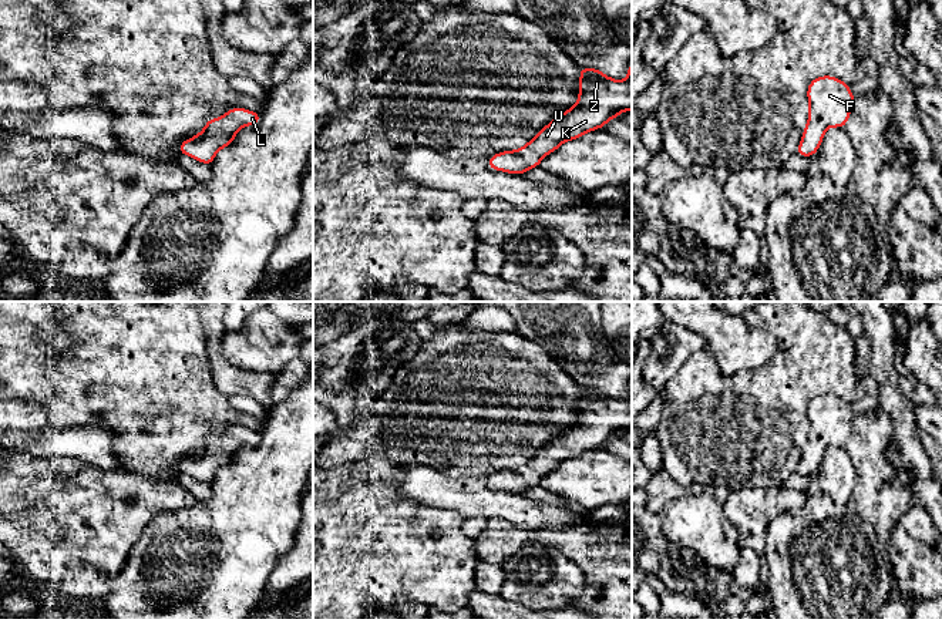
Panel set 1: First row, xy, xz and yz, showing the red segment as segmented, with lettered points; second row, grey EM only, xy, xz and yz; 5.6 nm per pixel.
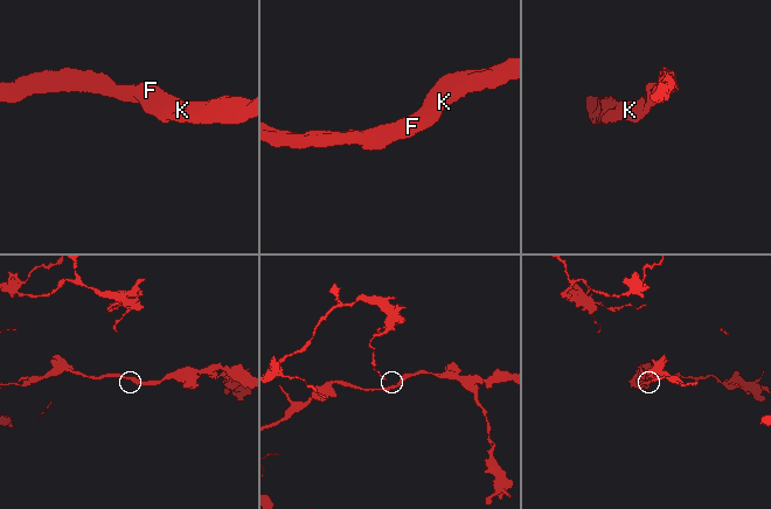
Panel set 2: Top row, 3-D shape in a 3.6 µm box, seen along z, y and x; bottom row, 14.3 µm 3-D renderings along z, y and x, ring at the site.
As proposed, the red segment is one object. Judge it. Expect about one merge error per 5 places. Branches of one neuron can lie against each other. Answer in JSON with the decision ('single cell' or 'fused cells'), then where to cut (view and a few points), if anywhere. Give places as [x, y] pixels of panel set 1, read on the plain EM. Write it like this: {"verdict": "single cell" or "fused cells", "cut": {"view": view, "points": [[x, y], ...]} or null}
{"verdict": "single cell", "cut": null}

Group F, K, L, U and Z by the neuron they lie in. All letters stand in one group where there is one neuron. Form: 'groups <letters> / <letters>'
groups F K L U Z

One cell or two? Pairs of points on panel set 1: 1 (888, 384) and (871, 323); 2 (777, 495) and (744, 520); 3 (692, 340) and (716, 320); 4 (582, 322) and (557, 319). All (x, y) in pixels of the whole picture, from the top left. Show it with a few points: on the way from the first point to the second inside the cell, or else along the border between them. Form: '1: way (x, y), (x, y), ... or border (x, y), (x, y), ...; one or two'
1: way (882, 369), (882, 339); one
2: way (769, 504), (761, 504), (753, 511); one
3: border (669, 320), (699, 333), (706, 345); two
4: way (577, 322), (562, 319); one

